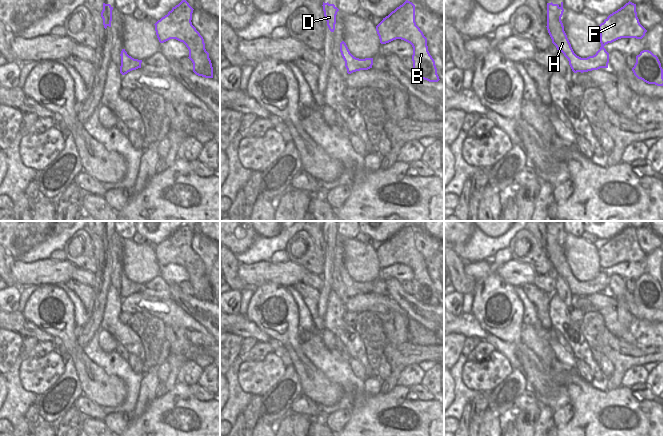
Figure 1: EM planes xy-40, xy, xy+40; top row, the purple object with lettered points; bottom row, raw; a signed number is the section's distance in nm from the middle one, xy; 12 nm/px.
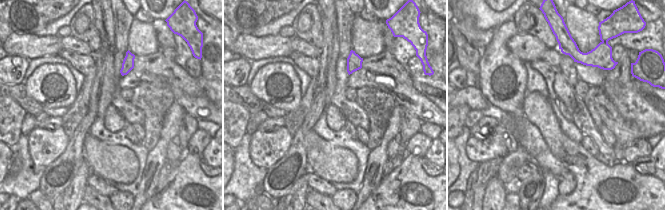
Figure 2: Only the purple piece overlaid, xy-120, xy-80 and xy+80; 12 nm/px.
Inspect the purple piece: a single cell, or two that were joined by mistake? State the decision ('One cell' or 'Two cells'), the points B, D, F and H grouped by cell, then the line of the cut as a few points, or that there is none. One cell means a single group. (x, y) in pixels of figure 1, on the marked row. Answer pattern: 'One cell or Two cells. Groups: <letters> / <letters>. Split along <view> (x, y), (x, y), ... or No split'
One cell. Groups: B D F H. No split

